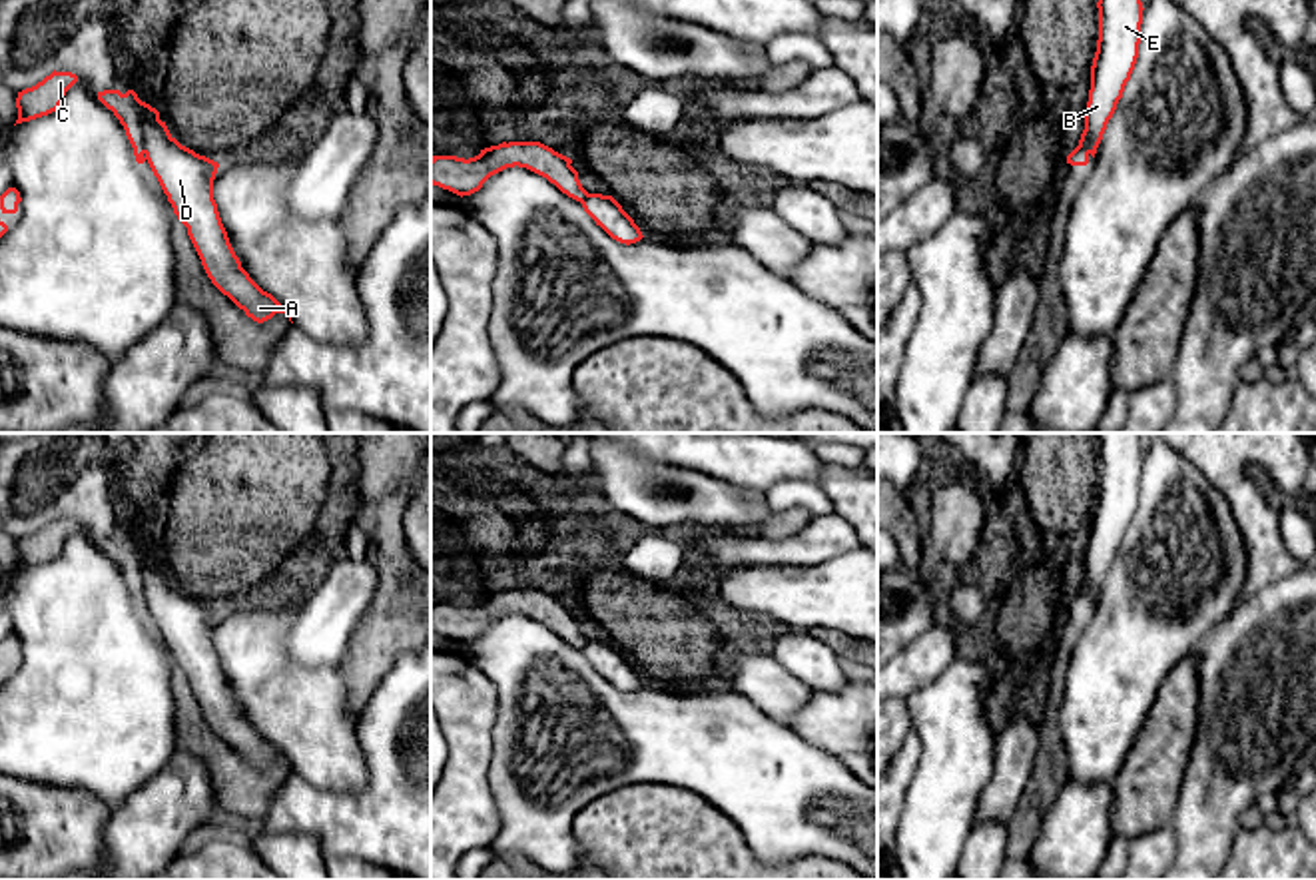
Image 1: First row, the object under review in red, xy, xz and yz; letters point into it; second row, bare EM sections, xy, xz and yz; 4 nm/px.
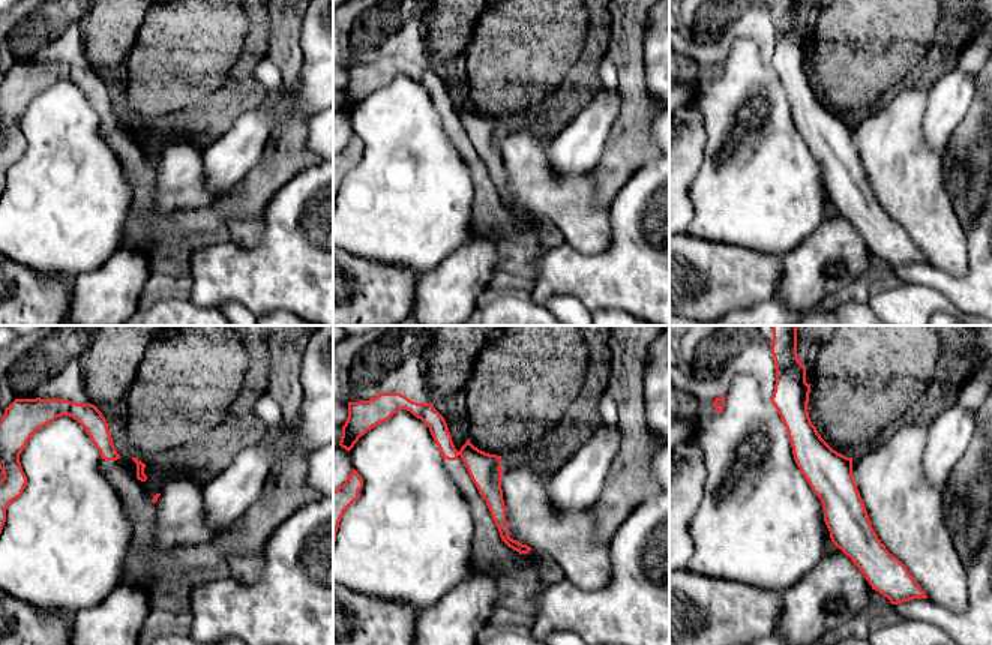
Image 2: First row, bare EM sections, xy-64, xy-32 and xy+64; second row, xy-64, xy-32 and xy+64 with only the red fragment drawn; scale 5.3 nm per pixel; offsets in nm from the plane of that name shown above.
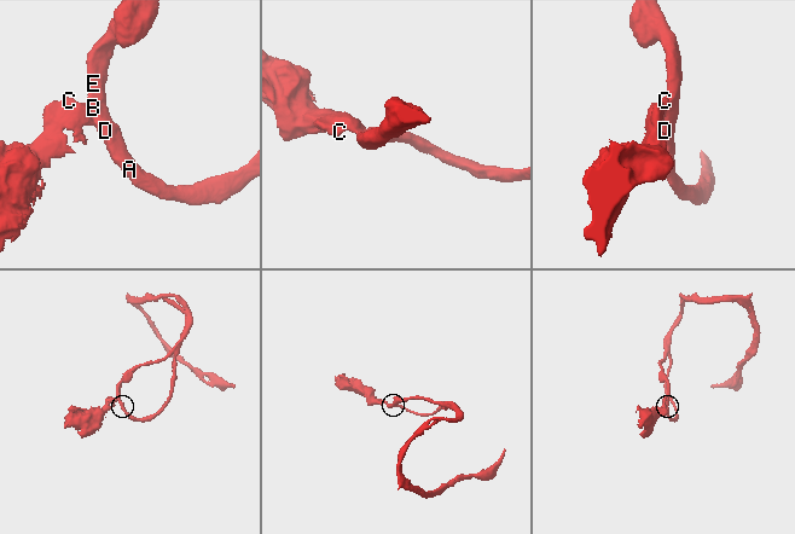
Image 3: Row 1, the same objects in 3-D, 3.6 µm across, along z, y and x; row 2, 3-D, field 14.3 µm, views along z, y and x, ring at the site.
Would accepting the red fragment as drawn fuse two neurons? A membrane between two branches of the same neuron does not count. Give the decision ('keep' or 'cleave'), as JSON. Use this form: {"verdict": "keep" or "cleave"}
{"verdict": "cleave"}

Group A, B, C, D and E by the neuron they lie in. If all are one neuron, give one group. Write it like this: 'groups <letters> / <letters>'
groups A B D E / C

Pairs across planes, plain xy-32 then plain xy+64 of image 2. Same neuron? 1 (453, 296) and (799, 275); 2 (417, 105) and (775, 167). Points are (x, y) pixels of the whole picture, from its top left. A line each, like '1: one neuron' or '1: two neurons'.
1: one neuron
2: one neuron

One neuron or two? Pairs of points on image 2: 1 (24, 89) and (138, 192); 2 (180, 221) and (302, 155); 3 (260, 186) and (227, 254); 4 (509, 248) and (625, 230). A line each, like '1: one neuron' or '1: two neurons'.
1: one neuron
2: one neuron
3: two neurons
4: two neurons

